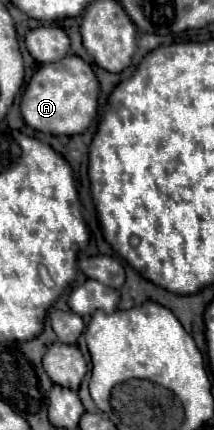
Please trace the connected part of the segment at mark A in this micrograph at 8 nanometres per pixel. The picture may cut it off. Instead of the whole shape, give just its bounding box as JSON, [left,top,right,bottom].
[21,55,99,137]

